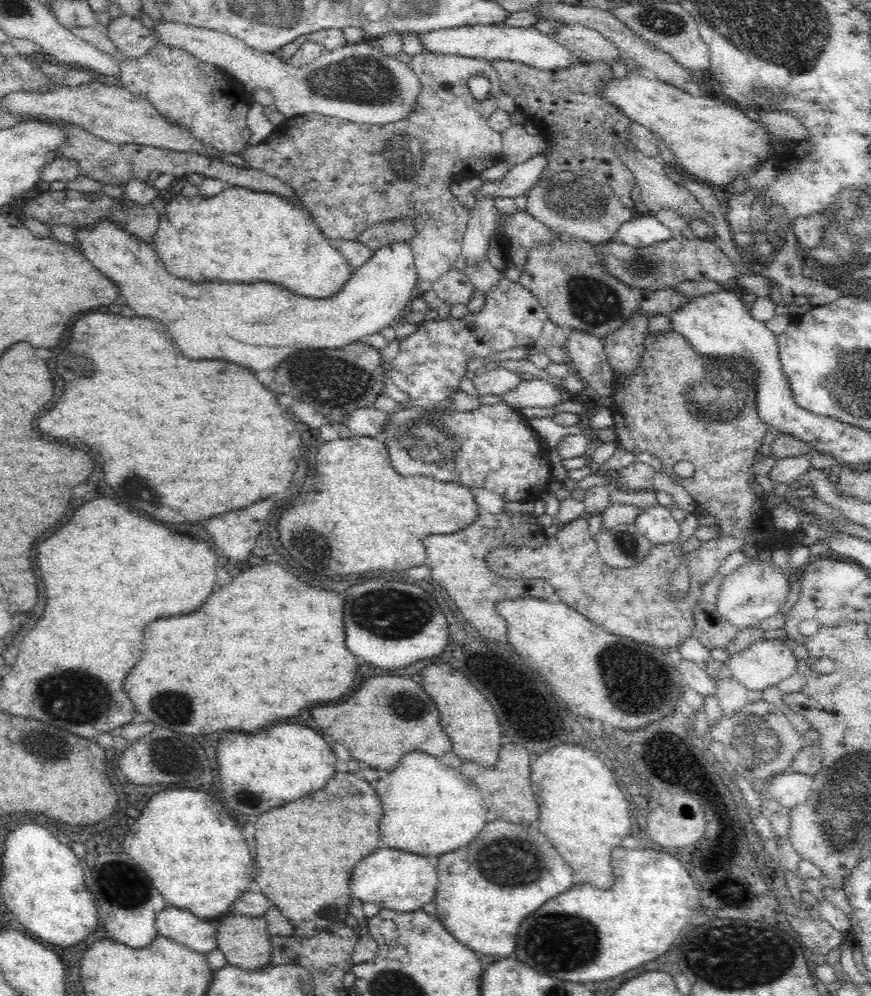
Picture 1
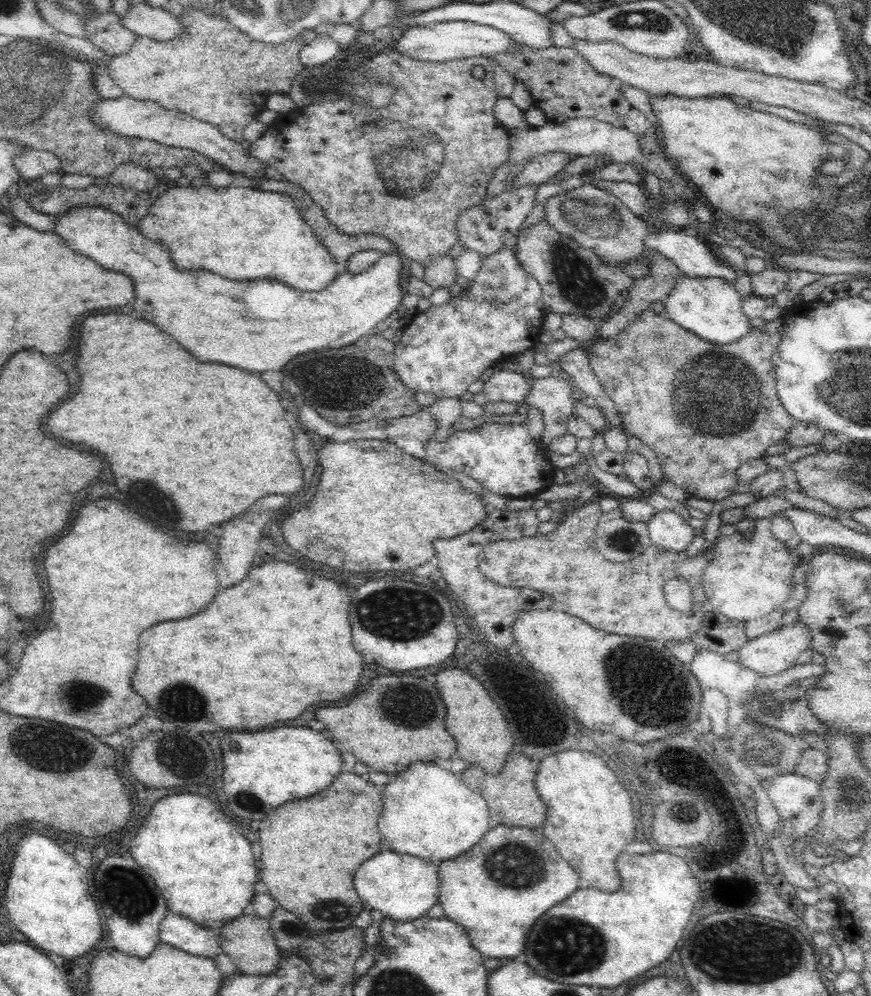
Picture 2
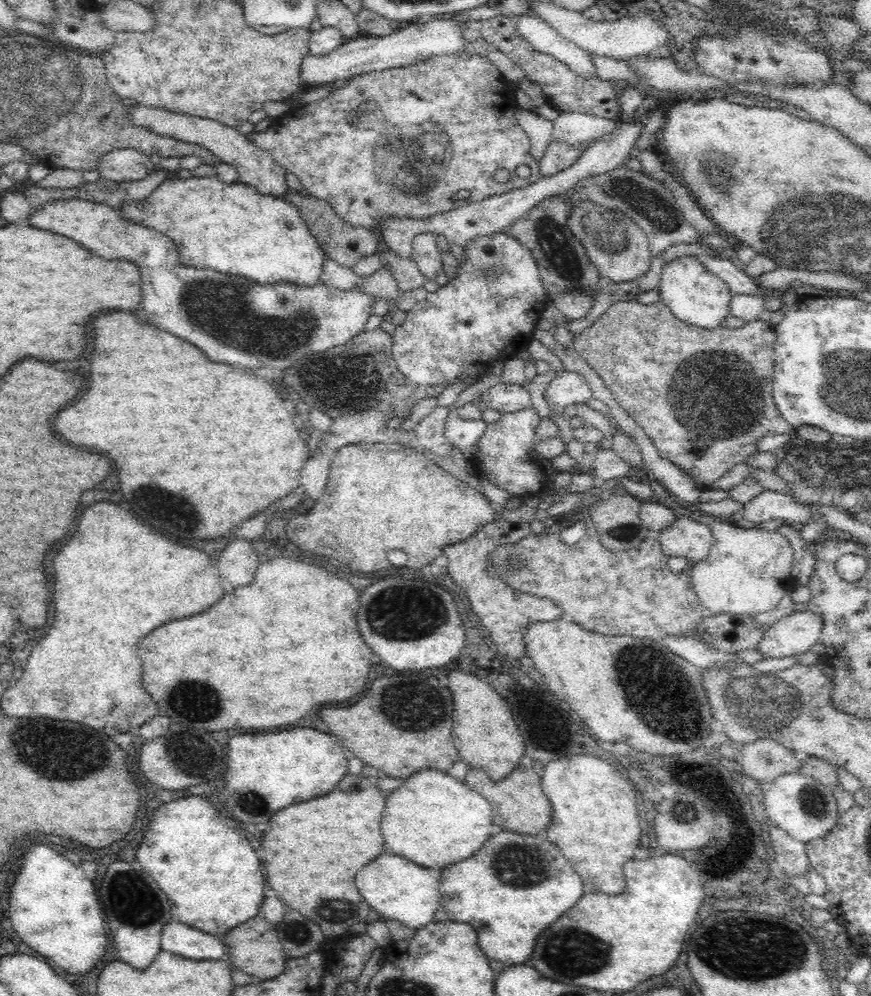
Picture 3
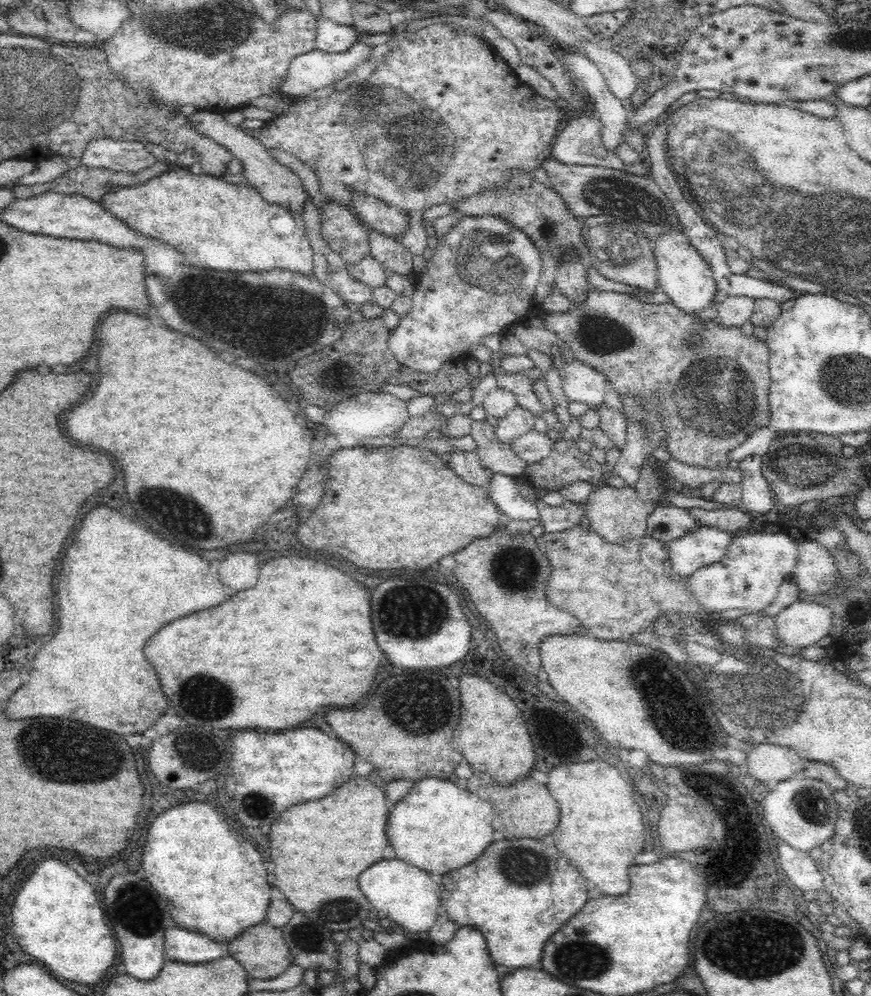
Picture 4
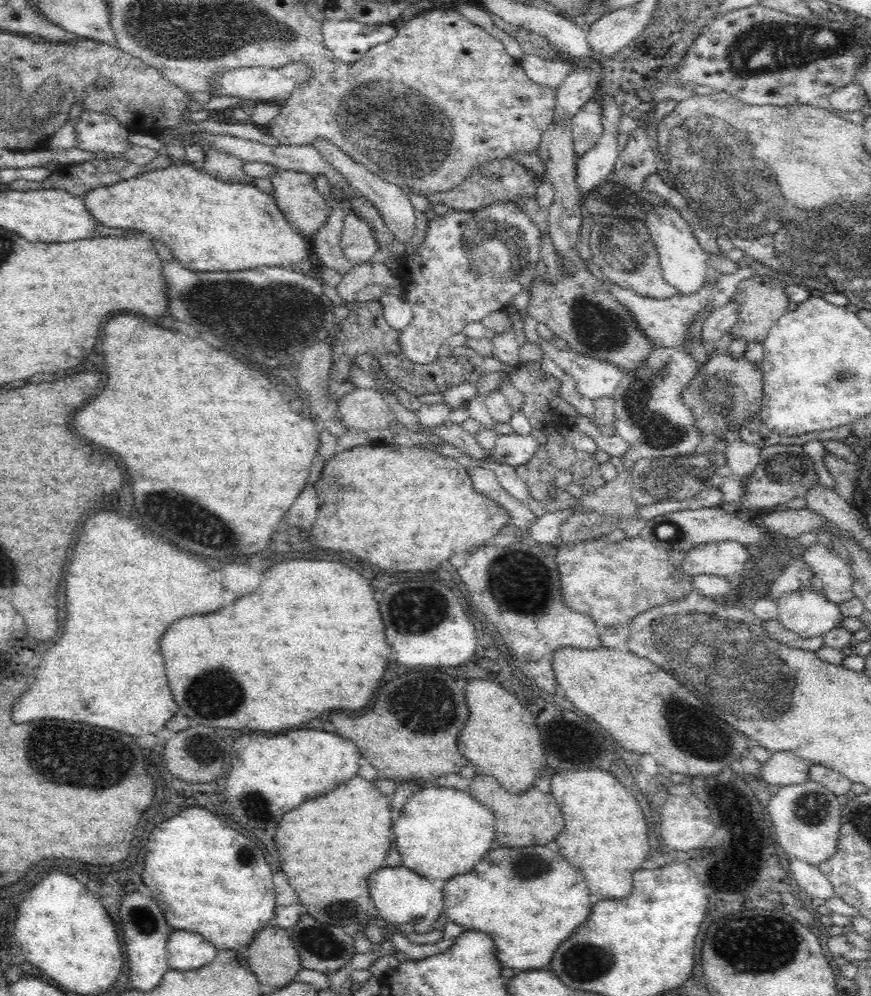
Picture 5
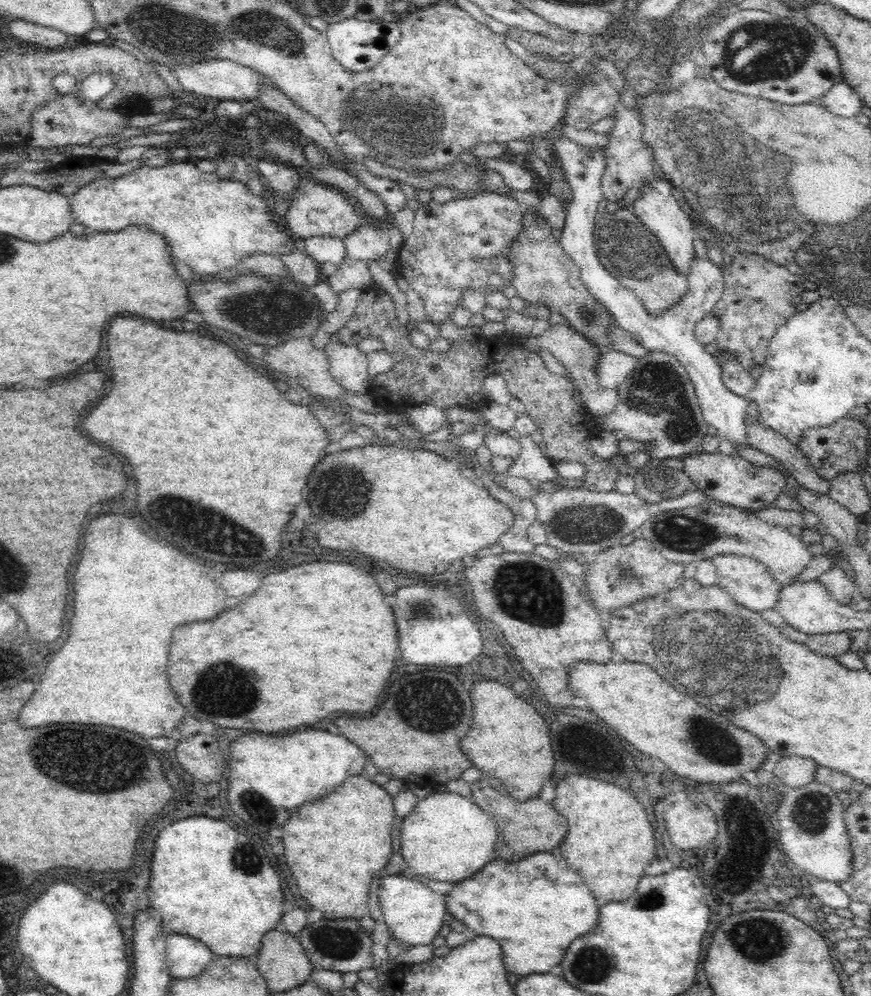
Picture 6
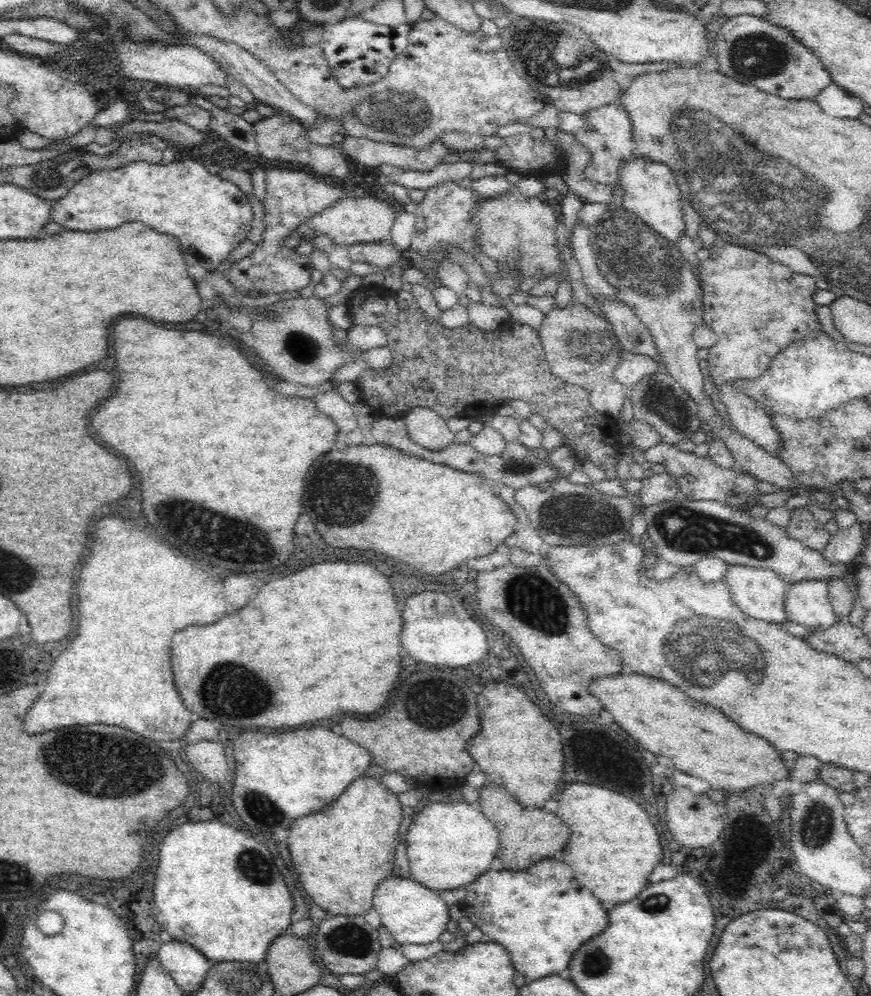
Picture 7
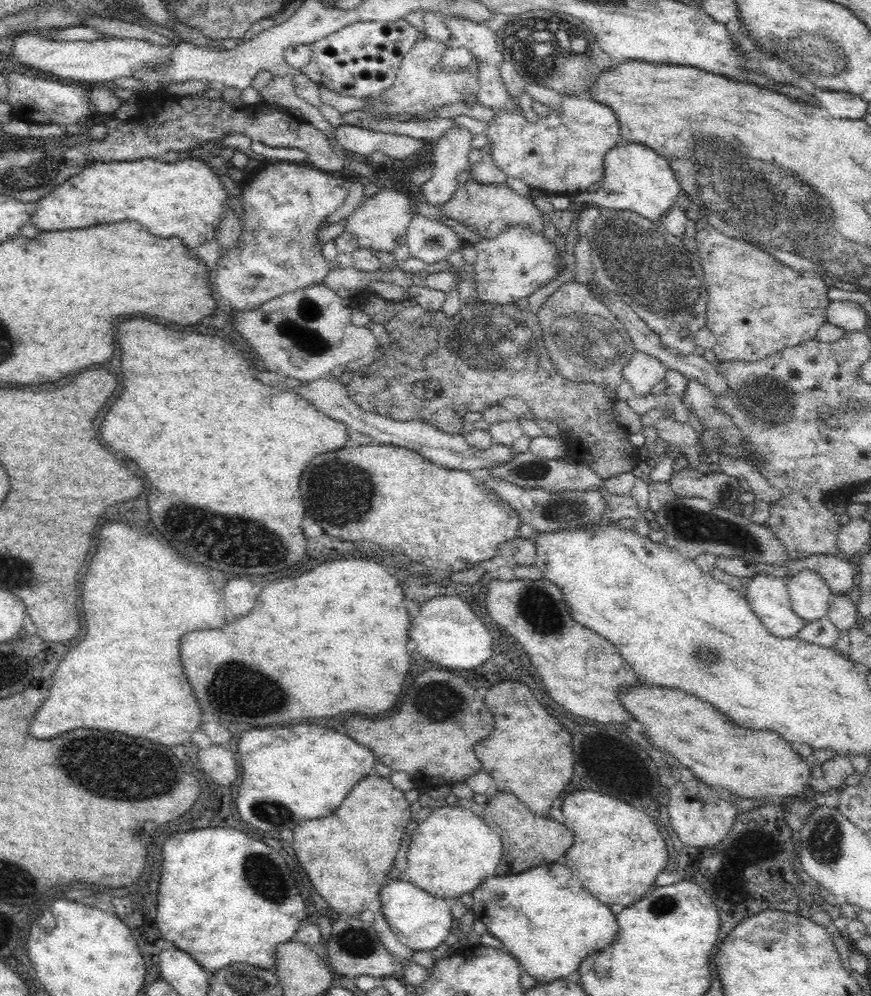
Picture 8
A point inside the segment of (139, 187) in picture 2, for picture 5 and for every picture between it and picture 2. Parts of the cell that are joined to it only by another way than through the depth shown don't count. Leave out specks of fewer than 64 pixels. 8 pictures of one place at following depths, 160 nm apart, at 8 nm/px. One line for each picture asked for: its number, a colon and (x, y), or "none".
3: (120, 165)
4: (119, 155)
5: (96, 133)

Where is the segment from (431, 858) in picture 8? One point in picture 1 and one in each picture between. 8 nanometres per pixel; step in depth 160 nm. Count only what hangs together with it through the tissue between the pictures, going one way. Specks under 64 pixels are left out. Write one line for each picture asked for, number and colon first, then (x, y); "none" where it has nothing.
1: (428, 808)
2: (429, 812)
3: (433, 819)
4: (438, 826)
5: (442, 832)
6: (447, 837)
7: (449, 844)

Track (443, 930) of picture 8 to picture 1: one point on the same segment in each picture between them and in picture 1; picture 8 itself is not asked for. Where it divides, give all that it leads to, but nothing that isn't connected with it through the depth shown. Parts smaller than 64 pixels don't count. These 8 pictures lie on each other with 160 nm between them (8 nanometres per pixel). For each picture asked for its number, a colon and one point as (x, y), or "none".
1: (398, 880)
2: (403, 887)
3: (399, 889)
4: (410, 896)
5: (401, 895)
6: (414, 913)
7: (414, 914)

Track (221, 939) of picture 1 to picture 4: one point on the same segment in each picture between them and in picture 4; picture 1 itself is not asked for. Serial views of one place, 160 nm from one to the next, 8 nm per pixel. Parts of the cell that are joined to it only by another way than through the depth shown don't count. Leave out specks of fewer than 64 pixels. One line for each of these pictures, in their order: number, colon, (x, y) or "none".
2: (248, 940)
3: (253, 947)
4: (260, 949)

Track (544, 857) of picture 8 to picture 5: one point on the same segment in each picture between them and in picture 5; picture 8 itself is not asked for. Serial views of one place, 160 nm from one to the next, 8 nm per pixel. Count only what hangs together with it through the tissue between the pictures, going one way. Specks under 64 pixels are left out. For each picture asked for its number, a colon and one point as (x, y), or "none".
5: (530, 818)
6: (524, 827)
7: (526, 835)

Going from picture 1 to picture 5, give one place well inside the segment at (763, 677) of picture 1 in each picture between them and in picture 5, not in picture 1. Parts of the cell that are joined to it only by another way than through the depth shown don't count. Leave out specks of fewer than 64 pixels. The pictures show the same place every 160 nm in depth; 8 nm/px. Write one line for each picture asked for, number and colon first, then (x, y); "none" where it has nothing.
2: (770, 653)
3: (798, 632)
4: (801, 624)
5: (808, 613)

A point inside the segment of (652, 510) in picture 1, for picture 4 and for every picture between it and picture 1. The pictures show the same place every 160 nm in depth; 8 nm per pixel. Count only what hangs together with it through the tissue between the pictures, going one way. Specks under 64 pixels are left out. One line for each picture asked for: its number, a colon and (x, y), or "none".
2: (668, 530)
3: (684, 537)
4: (705, 544)

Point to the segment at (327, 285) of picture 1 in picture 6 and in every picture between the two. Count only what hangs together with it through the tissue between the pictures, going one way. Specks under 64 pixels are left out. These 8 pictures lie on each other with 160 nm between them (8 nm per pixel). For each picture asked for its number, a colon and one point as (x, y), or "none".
2: (244, 232)
3: (230, 227)
4: (215, 224)
5: (209, 225)
6: (210, 224)

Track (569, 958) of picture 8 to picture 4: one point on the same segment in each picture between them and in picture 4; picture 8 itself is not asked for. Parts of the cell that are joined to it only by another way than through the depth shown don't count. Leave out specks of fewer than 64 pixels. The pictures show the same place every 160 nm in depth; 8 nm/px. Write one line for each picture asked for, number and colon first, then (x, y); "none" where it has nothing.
4: (497, 893)
5: (528, 899)
6: (534, 906)
7: (541, 915)

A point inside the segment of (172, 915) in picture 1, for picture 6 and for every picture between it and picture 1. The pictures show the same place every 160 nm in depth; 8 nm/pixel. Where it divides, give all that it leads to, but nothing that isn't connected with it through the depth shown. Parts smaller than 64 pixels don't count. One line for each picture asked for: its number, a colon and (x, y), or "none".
2: (183, 933)
3: (177, 937)
4: (181, 944)
5: (186, 950)
6: (186, 957)

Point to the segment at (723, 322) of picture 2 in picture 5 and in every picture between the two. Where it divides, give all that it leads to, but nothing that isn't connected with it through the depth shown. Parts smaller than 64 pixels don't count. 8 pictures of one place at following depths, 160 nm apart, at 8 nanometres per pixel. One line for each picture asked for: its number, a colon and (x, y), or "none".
3: (695, 296)
4: (683, 275)
5: (683, 262)

